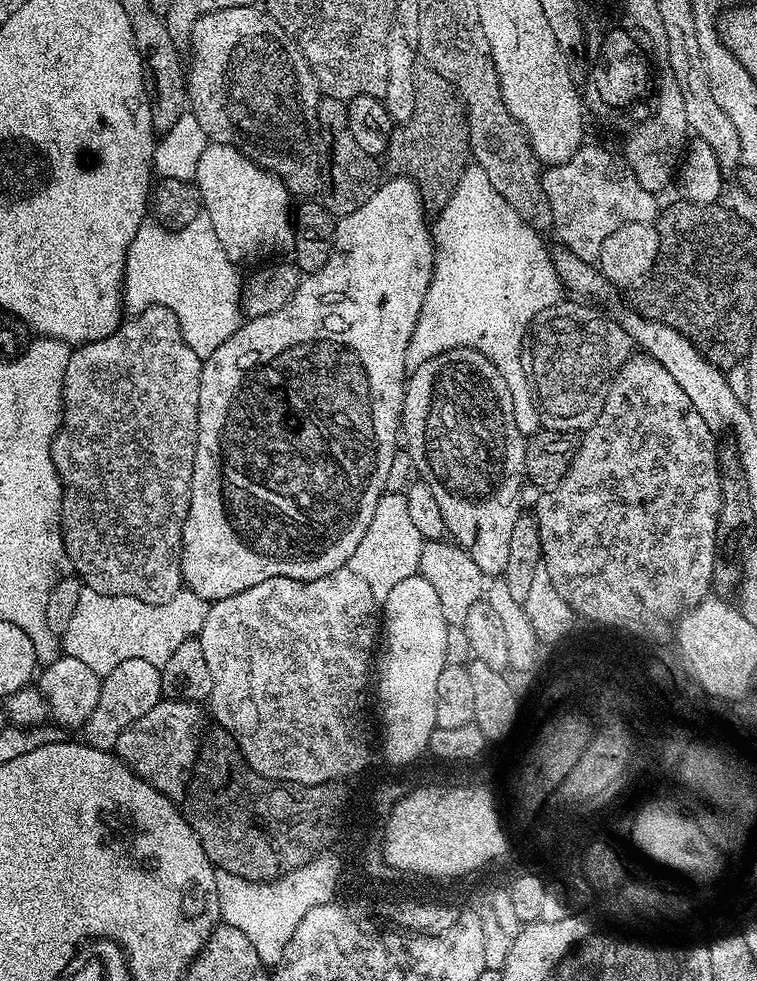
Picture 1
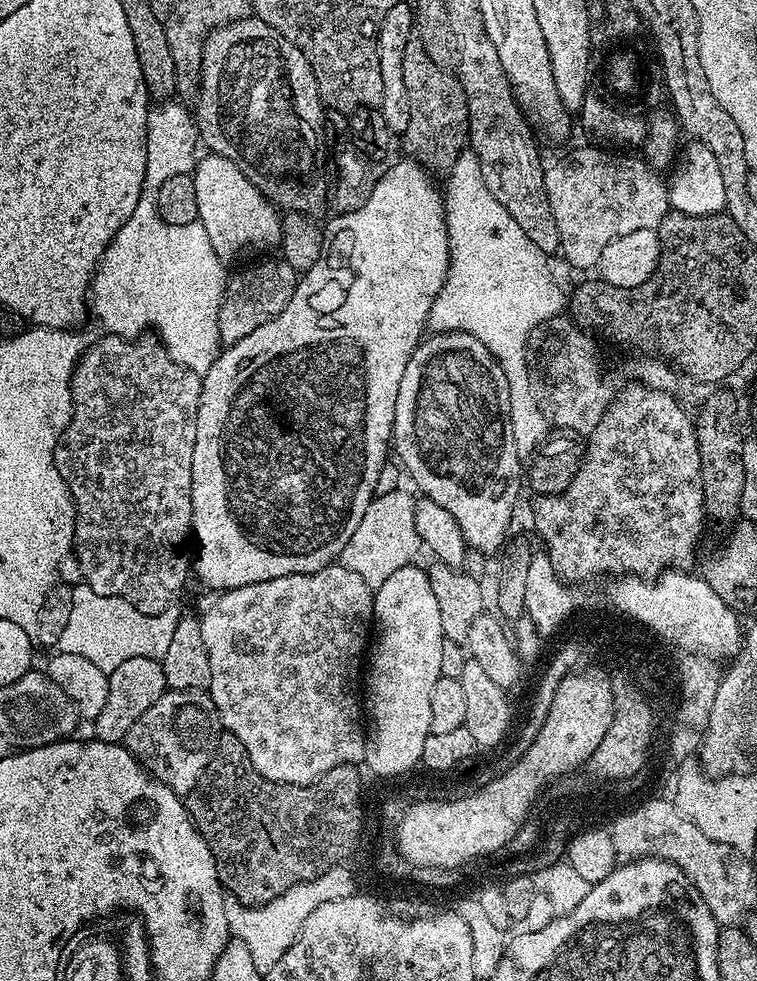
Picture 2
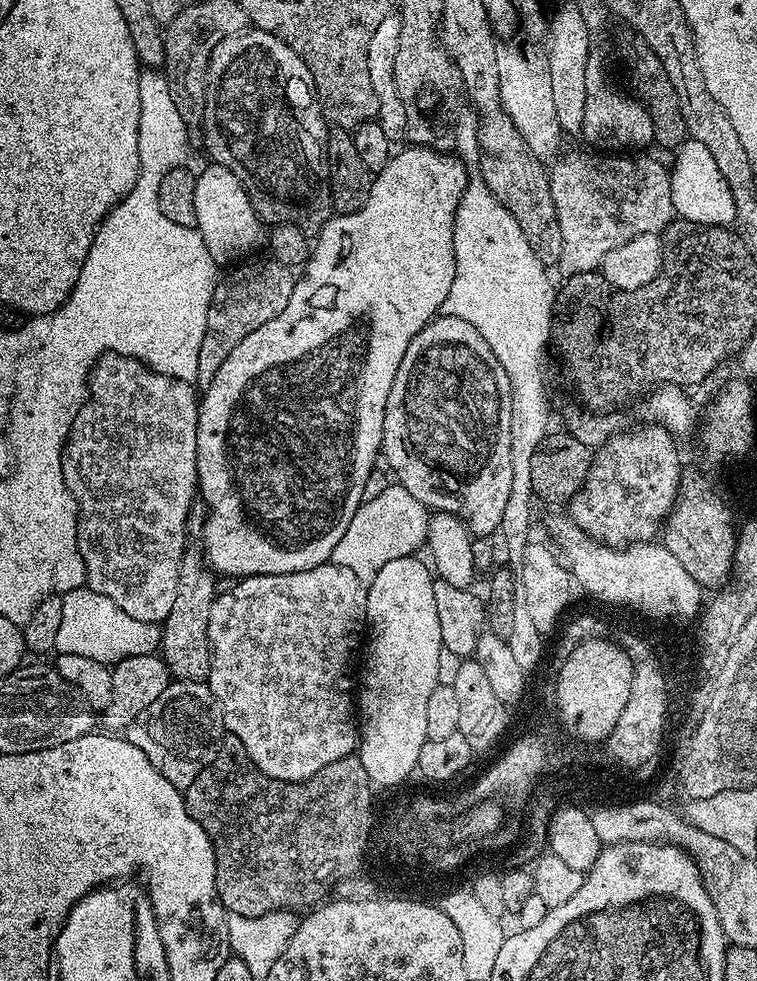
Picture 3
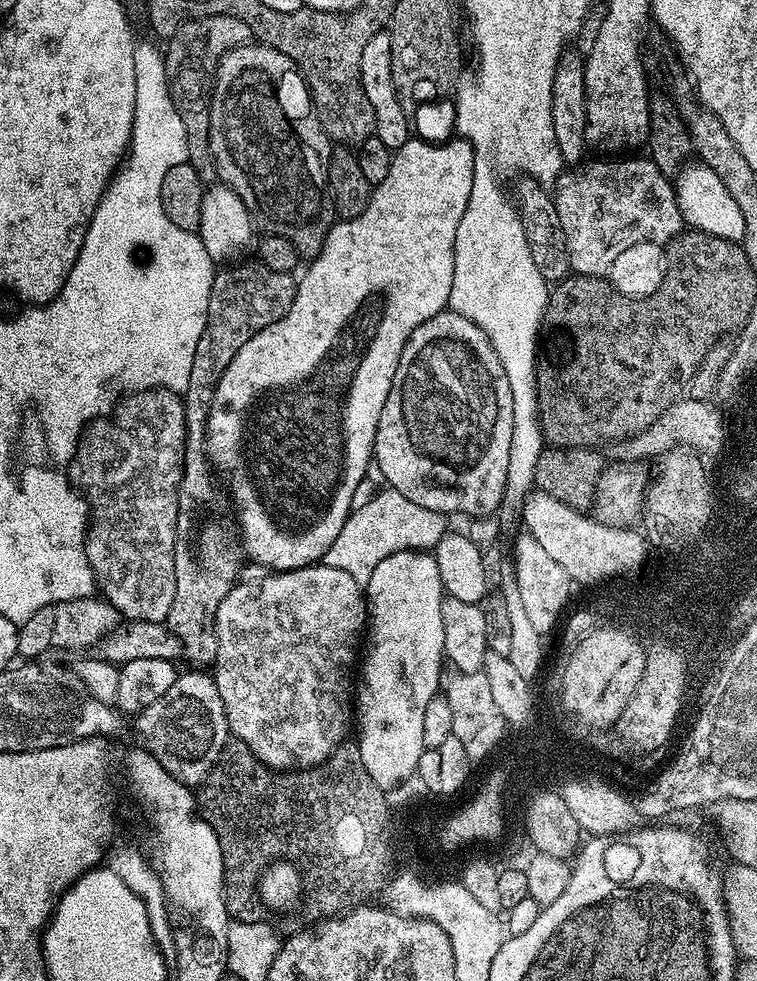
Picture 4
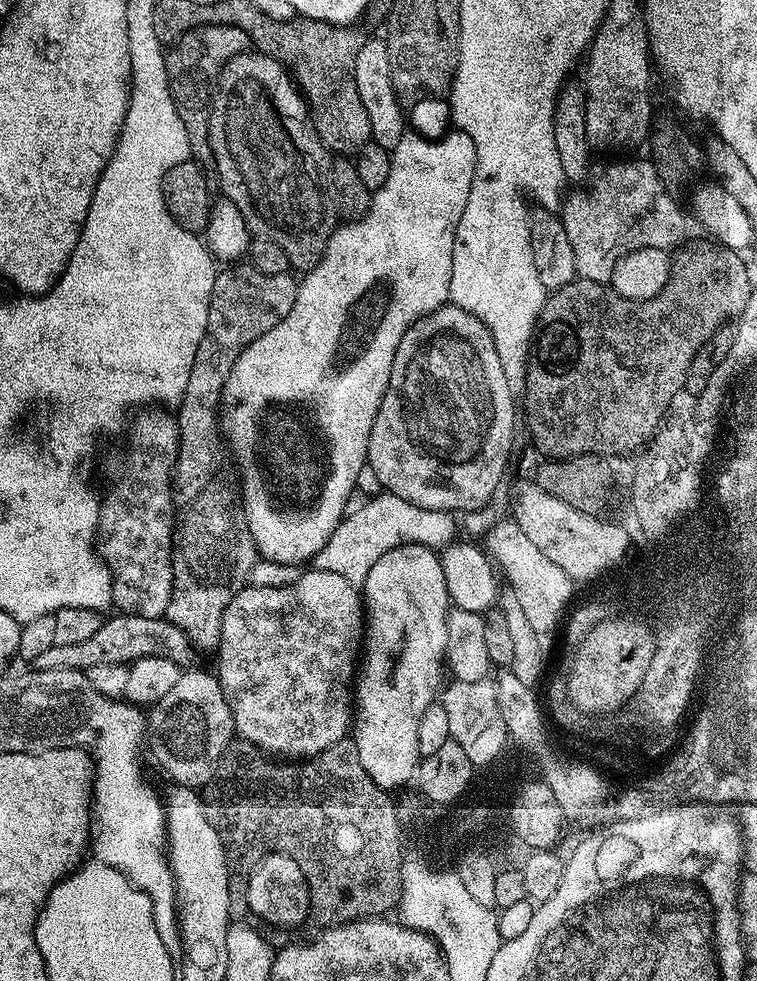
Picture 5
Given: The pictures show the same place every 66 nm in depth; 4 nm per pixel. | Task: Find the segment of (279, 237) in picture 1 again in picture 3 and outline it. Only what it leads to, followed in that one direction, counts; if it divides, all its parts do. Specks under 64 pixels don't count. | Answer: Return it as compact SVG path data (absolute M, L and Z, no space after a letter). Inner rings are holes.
M215 162L209 165L209 168L199 169L194 186L195 229L202 234L202 242L206 242L206 250L210 250L210 258L213 262L218 266L228 266L233 262L243 261L252 252L250 242L256 240L259 214L254 210L252 200L242 186L242 182L238 182L238 178L234 178L234 174L226 170L226 166Z

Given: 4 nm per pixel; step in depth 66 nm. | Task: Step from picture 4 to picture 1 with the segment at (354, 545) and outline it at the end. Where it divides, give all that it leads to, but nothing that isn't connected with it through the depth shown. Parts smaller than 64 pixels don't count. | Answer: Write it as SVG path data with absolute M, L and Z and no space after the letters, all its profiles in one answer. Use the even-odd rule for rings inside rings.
M385 491L384 495L378 498L378 506L374 506L374 518L370 518L370 526L366 526L362 542L358 542L358 548L347 563L347 567L362 574L366 586L370 586L370 590L374 590L378 598L390 594L390 590L394 590L395 584L402 582L402 578L410 578L419 573L420 554L425 542L410 518L404 492L392 491Z

